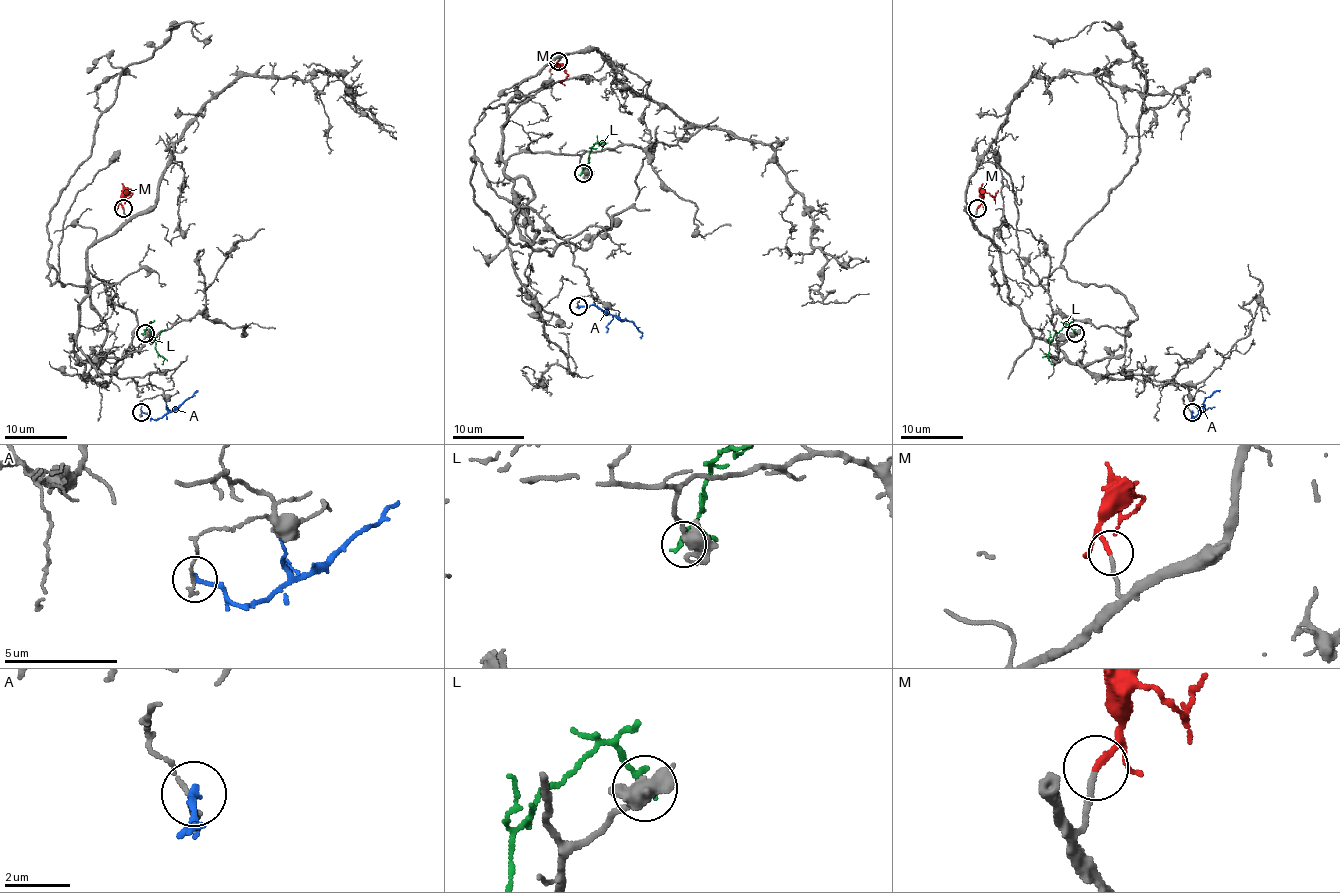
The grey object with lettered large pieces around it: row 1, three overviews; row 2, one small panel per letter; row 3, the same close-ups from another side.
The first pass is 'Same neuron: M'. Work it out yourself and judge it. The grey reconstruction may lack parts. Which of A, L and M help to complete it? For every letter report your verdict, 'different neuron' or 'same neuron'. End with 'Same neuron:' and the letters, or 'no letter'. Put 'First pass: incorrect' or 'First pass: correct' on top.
First pass: correct
A: different neuron
L: different neuron
M: same neuron
Same neuron: M

